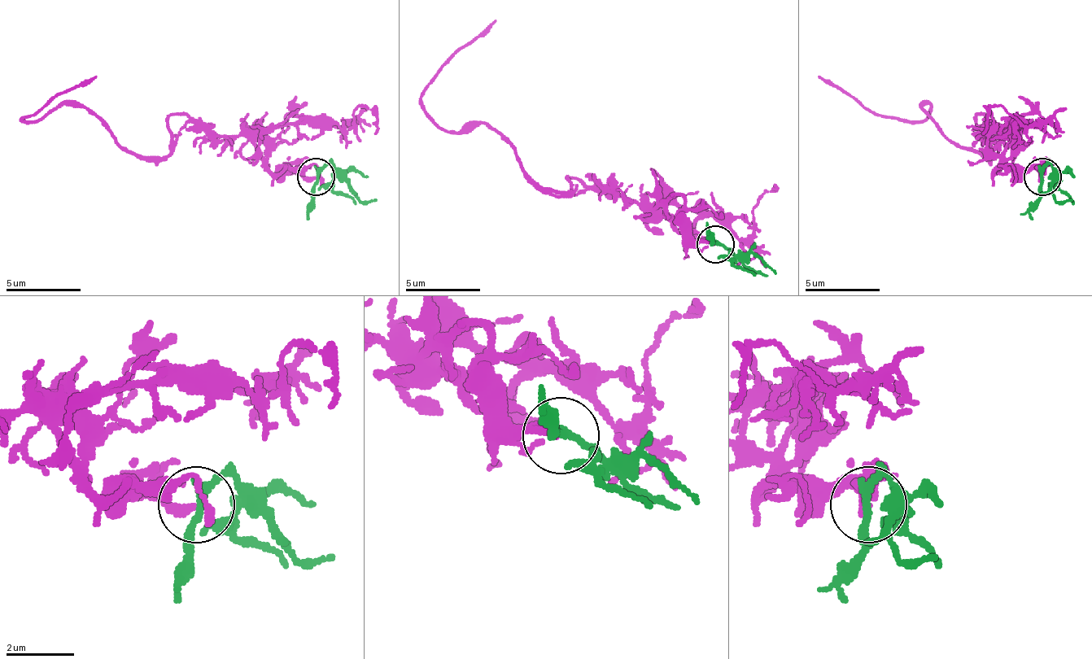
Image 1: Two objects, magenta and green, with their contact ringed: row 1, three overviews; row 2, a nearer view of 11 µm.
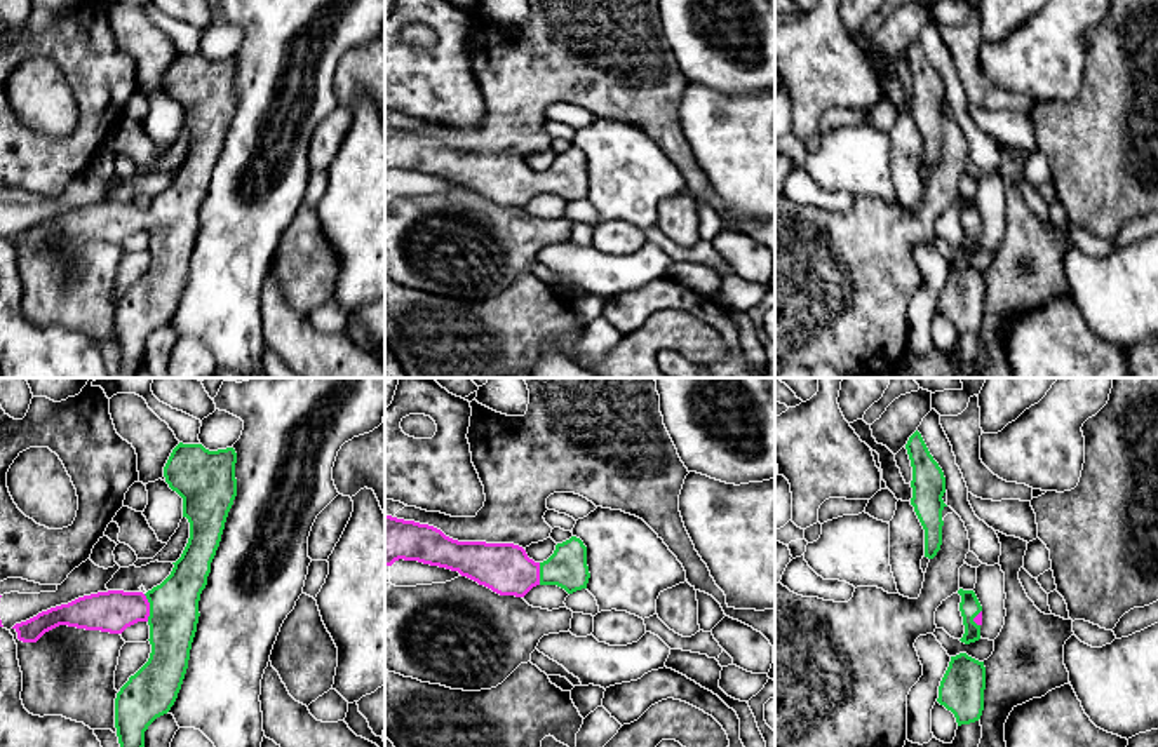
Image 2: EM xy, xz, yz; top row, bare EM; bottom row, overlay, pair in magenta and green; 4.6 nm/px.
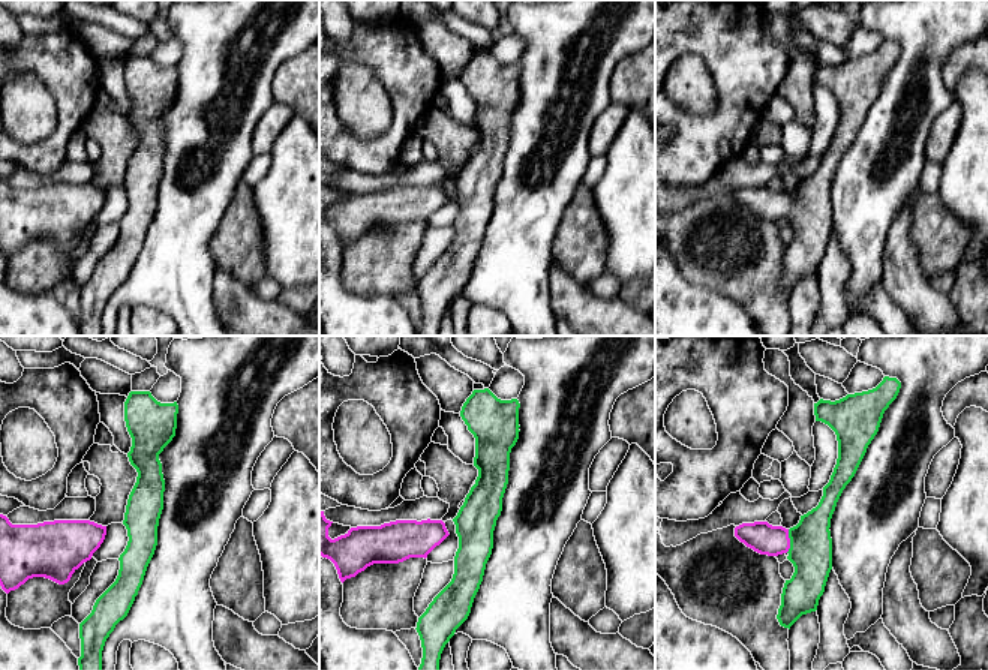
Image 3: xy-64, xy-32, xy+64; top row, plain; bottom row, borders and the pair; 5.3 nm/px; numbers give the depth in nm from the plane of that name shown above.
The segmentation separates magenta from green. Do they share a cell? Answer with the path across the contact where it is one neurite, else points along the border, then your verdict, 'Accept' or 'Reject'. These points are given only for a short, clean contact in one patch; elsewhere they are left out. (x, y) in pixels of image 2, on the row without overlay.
Path across: xy (112, 222), (148, 218), (162, 218), (173, 228). Accept

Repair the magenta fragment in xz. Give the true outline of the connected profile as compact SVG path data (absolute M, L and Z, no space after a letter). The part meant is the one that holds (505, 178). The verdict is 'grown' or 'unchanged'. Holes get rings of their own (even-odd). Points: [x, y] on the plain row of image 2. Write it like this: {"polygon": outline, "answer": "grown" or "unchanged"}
{"polygon": "M385 125L385 176L392 176L399 169L458 181L461 186L500 205L515 207L524 207L536 195L557 195L568 204L573 204L587 199L590 188L587 157L576 146L557 153L554 164L547 171L535 172L522 157L514 153L458 151L434 136Z", "answer": "grown"}

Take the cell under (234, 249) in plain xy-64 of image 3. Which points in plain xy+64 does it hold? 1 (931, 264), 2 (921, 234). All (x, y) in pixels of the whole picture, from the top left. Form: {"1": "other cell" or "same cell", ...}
{"1": "same cell", "2": "same cell"}

